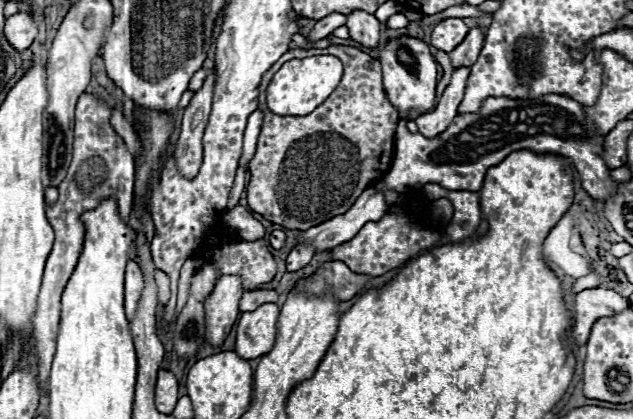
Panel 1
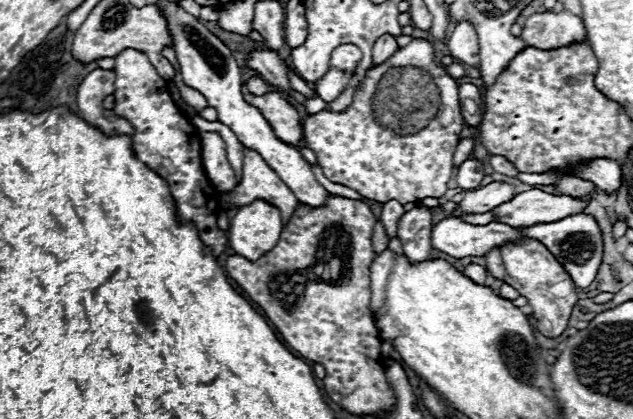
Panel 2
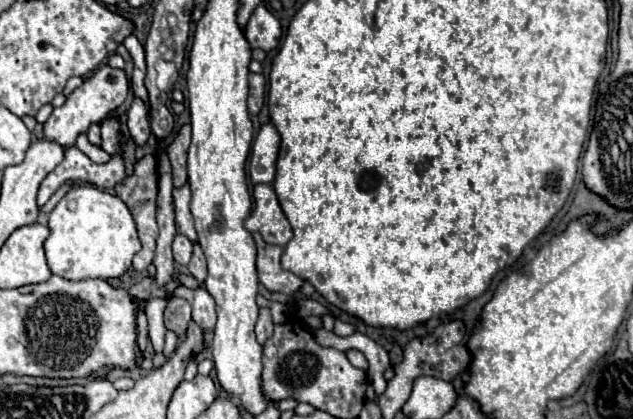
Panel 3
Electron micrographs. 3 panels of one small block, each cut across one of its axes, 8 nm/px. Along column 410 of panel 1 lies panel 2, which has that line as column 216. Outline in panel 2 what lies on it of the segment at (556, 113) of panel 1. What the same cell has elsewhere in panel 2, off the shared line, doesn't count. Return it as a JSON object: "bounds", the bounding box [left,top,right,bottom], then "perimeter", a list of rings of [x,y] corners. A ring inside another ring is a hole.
{"bounds":[202,132,236,192],"perimeter":[[[202,132],[202,168],[216,190],[228,192],[236,186],[236,176],[226,156],[226,144],[216,132]]]}

